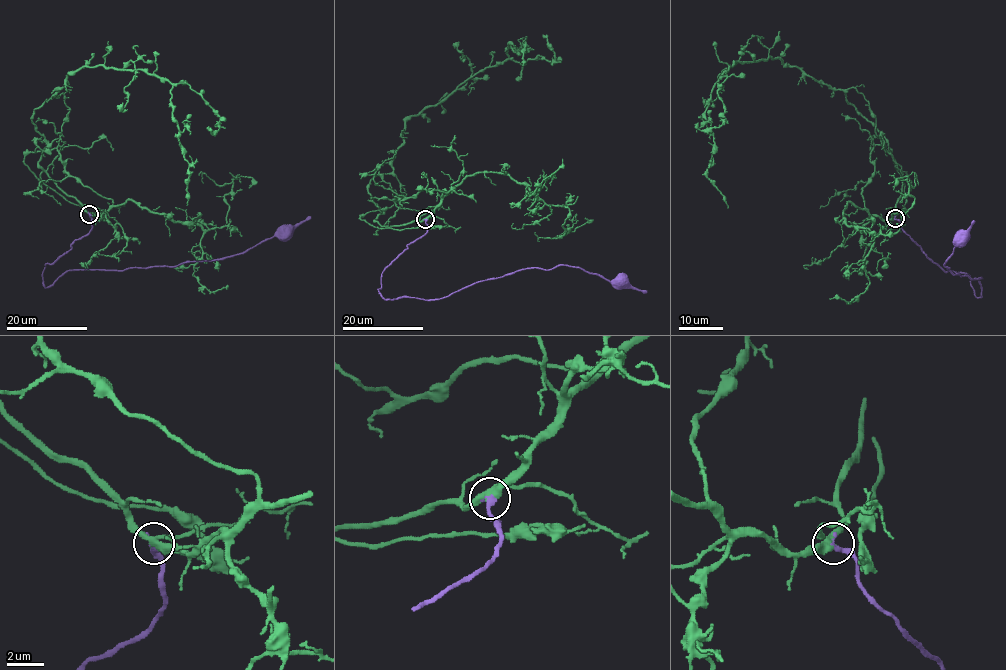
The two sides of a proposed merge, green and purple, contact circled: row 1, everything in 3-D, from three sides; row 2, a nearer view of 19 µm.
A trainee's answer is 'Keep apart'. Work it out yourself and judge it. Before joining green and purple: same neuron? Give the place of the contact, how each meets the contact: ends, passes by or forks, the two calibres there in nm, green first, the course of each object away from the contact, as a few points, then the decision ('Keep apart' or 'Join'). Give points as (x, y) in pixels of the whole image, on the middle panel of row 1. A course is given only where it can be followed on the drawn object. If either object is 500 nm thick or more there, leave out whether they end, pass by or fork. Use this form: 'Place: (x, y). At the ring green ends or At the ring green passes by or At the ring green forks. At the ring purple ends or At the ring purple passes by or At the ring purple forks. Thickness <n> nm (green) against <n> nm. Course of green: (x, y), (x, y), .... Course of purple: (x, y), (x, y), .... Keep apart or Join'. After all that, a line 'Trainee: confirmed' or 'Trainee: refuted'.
Place: (425, 219). At the ring green passes by. At the ring purple ends. Thickness 400 nm (green) against 360 nm. Course of green: (426, 219), (382, 226), (368, 190), (393, 170), (404, 123), (502, 64), (509, 44), (525, 46), (522, 65). Course of purple: (426, 220), (428, 231), (381, 274), (378, 292), (383, 297), (438, 300), (481, 281), (562, 265), (616, 282). Join
Trainee: refuted

